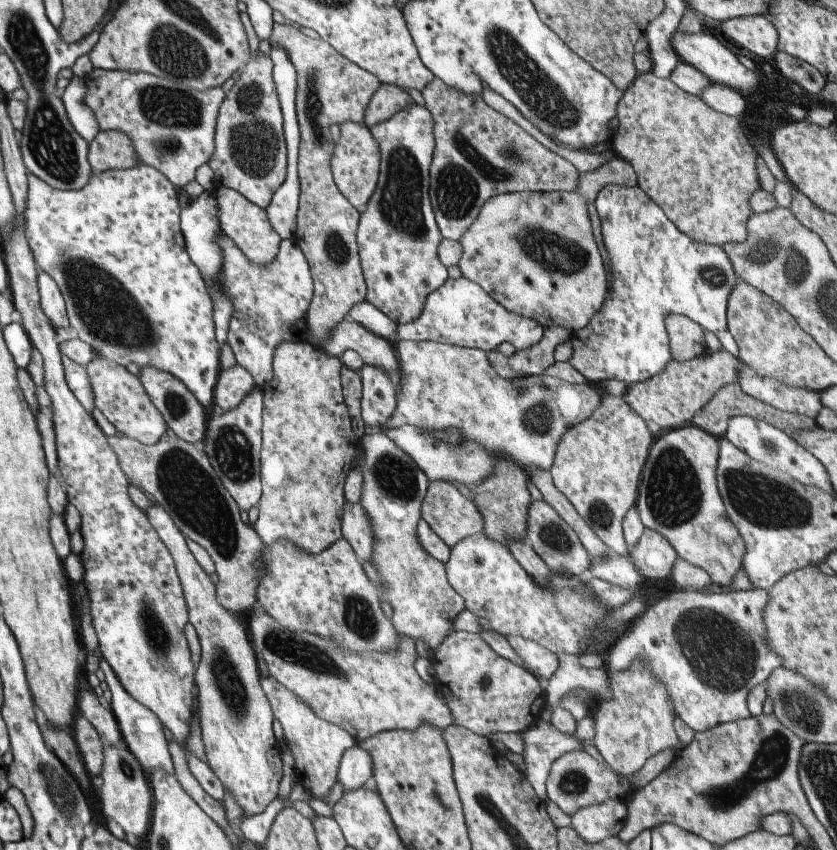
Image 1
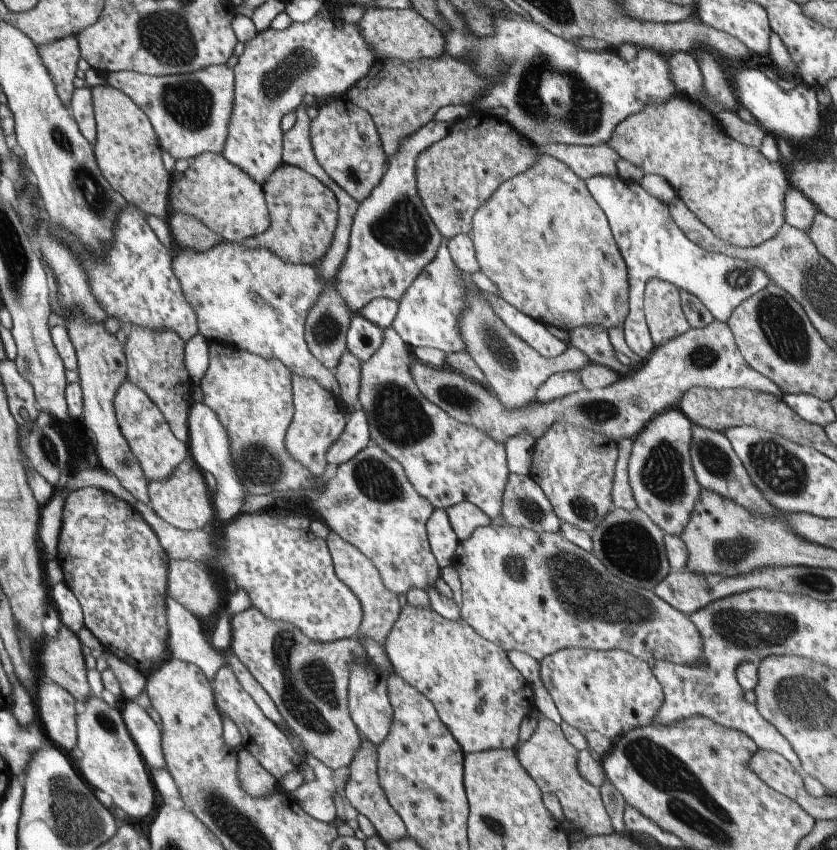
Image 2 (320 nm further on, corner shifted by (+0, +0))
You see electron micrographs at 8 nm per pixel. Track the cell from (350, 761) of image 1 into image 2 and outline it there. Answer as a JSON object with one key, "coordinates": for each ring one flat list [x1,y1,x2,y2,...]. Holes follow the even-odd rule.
{"coordinates":[[311,755,306,756,306,763,313,770,315,778,304,781,294,790,292,802,300,806,311,818,330,823,336,818,331,798,337,797,332,770]]}

